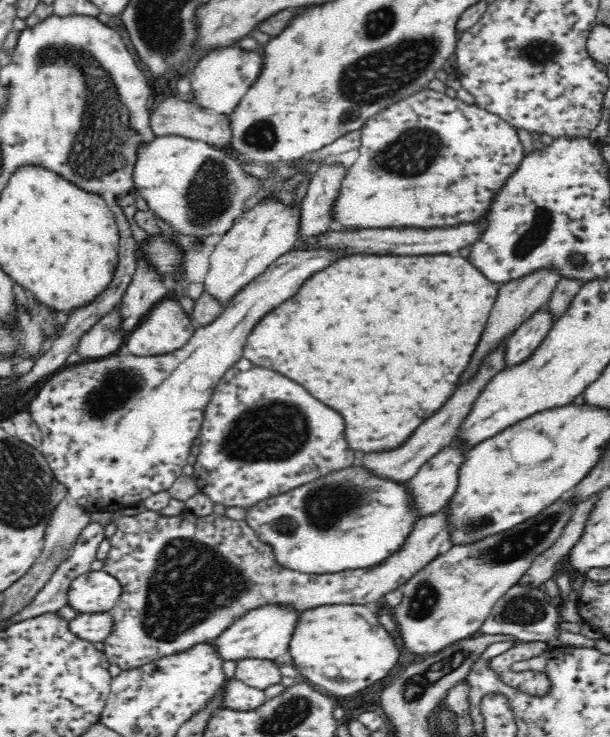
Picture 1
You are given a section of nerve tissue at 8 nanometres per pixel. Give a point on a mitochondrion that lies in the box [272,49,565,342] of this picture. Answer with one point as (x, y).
(400, 157)

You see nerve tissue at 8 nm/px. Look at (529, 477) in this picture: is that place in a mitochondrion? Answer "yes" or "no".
no

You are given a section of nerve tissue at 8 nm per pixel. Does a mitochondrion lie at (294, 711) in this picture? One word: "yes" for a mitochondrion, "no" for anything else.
yes

